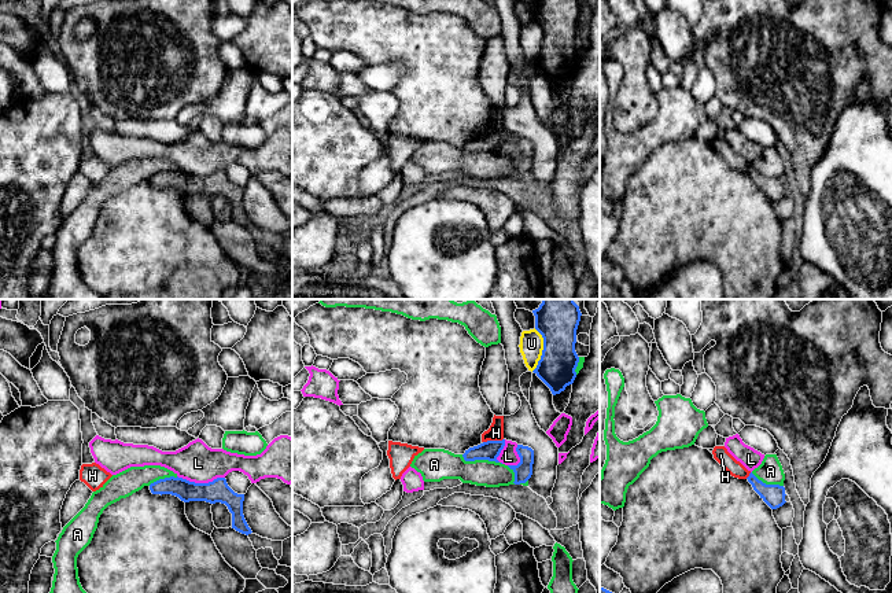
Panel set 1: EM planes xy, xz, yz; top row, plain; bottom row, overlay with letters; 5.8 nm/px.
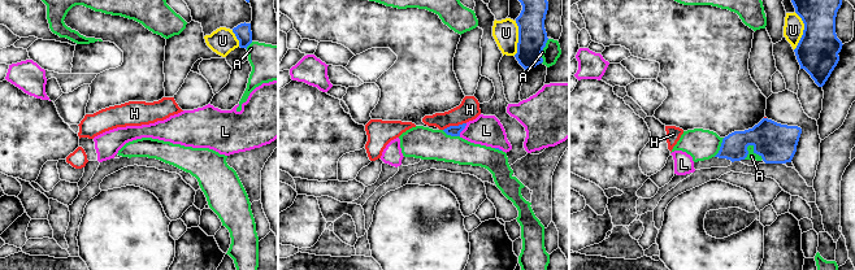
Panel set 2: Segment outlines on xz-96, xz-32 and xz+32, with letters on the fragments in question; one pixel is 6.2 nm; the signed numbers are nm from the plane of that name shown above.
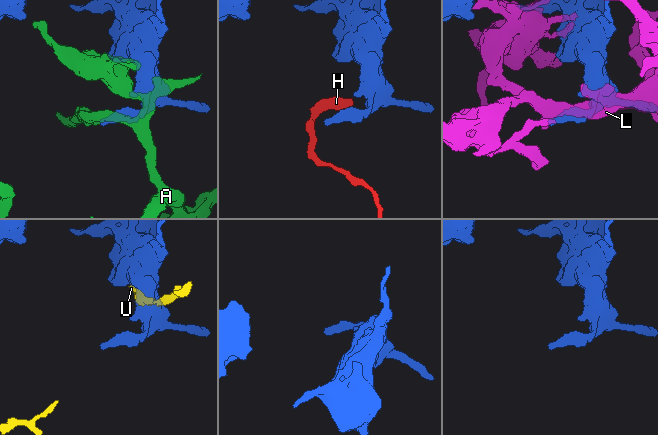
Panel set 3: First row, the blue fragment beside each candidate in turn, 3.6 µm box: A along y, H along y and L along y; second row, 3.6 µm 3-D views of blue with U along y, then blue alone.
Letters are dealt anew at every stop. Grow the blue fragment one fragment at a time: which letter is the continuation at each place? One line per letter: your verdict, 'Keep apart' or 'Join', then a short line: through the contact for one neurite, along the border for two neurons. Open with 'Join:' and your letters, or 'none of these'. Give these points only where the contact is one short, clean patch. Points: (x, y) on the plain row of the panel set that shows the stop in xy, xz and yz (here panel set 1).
Join: none of these
A: Keep apart
H: Keep apart. Line: xz (502, 131), (483, 135)
L: Keep apart
U: Keep apart

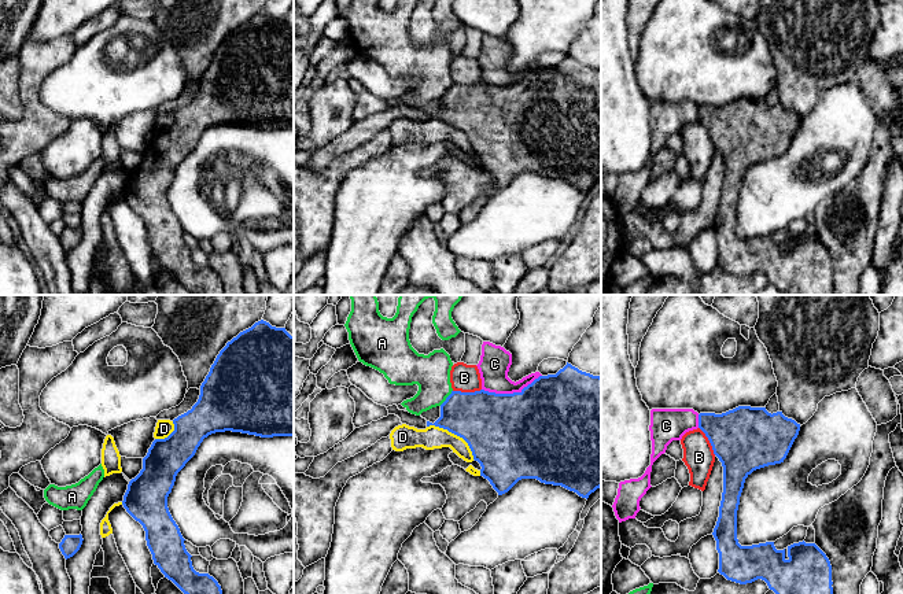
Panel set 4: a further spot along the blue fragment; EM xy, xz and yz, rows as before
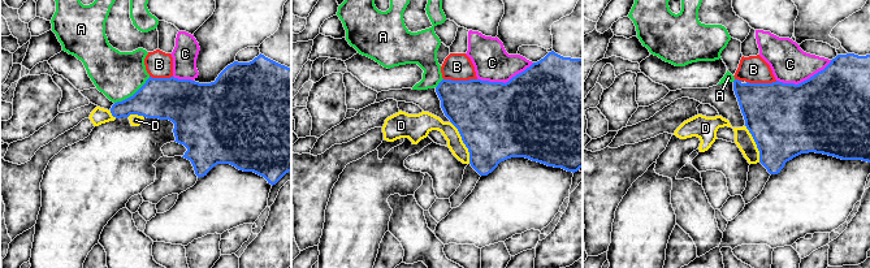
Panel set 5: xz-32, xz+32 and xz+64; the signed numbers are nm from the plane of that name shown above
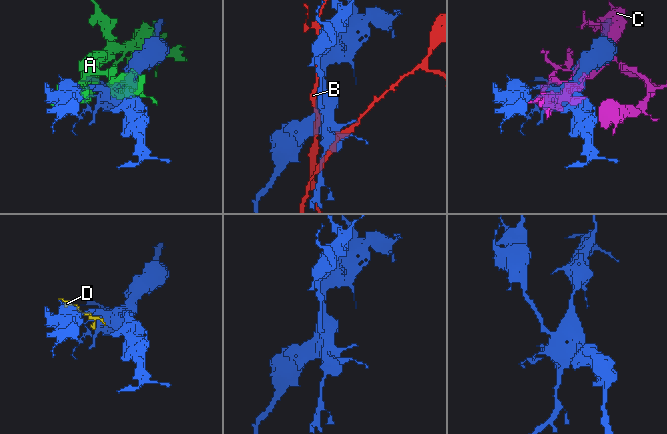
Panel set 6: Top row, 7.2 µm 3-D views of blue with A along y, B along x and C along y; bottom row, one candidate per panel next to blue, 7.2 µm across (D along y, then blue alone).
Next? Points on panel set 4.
Join: D
A: Keep apart
B: Keep apart
C: Keep apart
D: Join

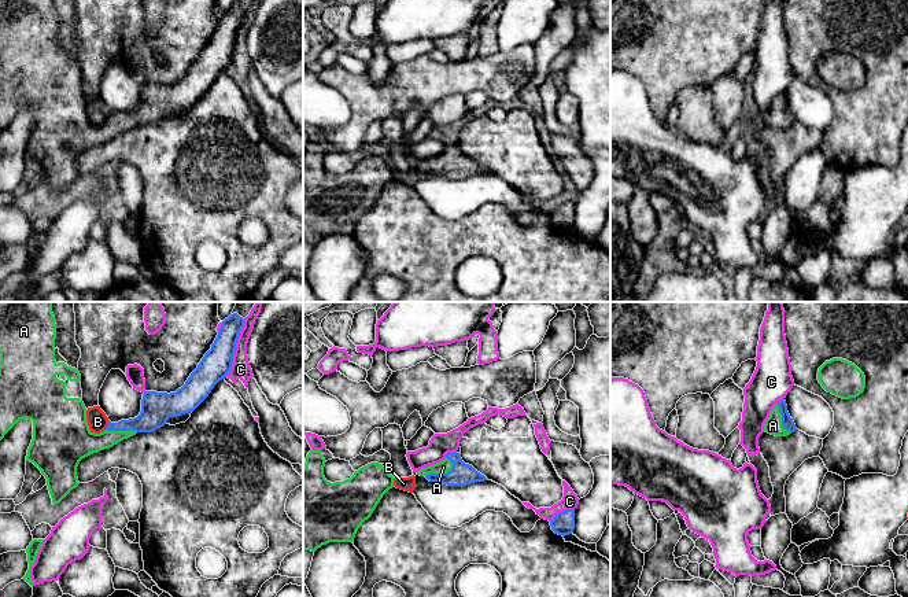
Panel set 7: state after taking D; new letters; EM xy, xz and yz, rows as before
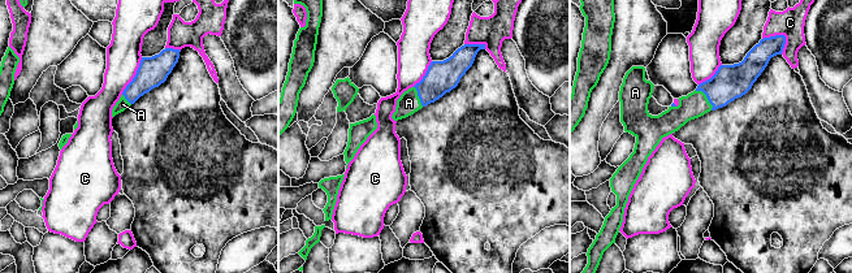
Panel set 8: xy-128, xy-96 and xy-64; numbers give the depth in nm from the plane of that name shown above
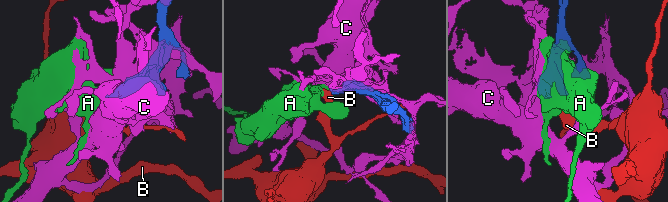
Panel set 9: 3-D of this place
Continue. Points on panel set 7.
Join: A
A: Join. Line: xz (461, 166), (440, 166), (443, 159)
B: Keep apart. Line: xy (110, 114), (104, 121)
C: Keep apart

